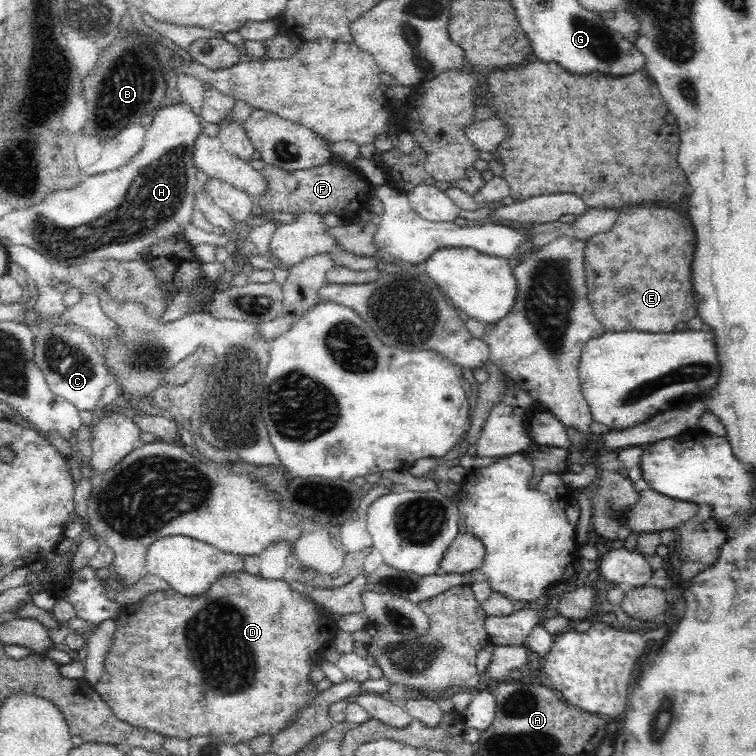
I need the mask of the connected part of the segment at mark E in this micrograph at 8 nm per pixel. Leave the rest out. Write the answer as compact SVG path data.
M646 205L642 208L627 208L620 211L617 221L608 232L596 234L596 236L586 241L585 275L587 278L588 300L597 319L603 324L603 327L607 331L671 333L674 331L674 328L676 328L676 324L688 322L691 318L694 318L697 312L697 302L695 301L695 292L693 291L691 264L694 258L696 239L695 230L690 219L685 216L680 216L680 214L674 212L674 210L666 210L664 207L653 208L650 205Z

